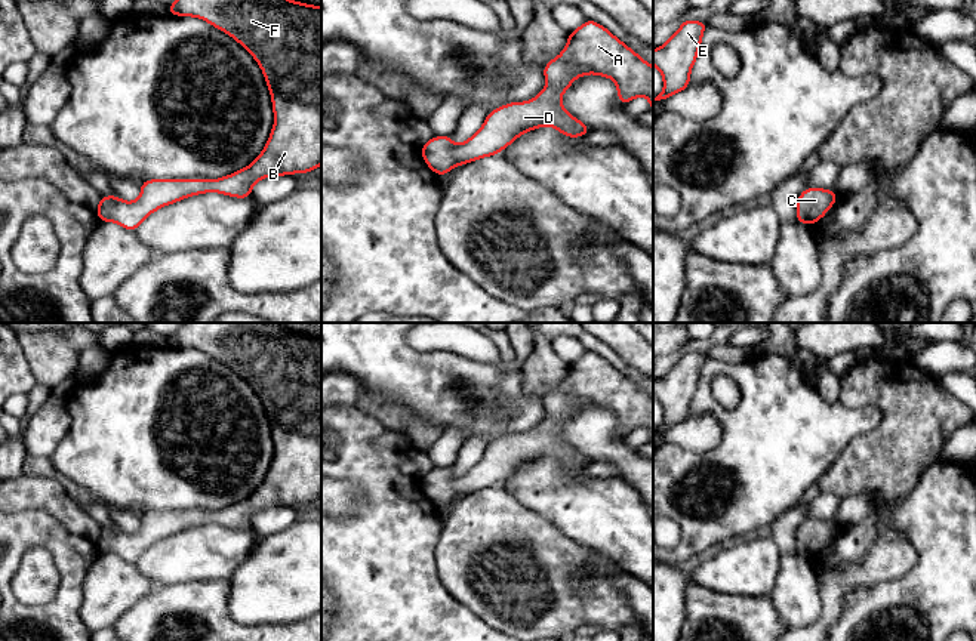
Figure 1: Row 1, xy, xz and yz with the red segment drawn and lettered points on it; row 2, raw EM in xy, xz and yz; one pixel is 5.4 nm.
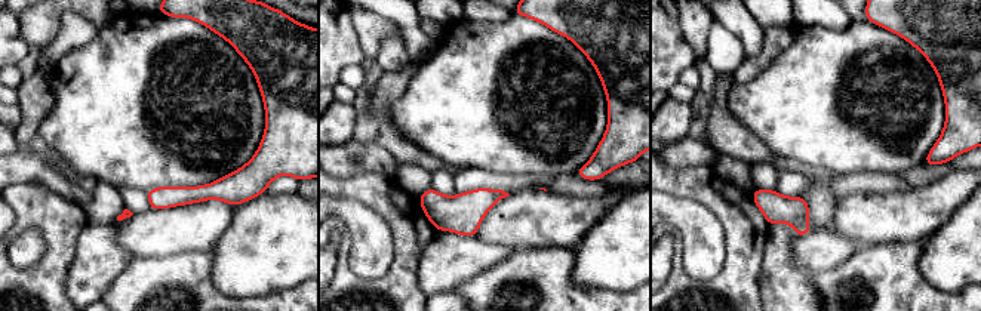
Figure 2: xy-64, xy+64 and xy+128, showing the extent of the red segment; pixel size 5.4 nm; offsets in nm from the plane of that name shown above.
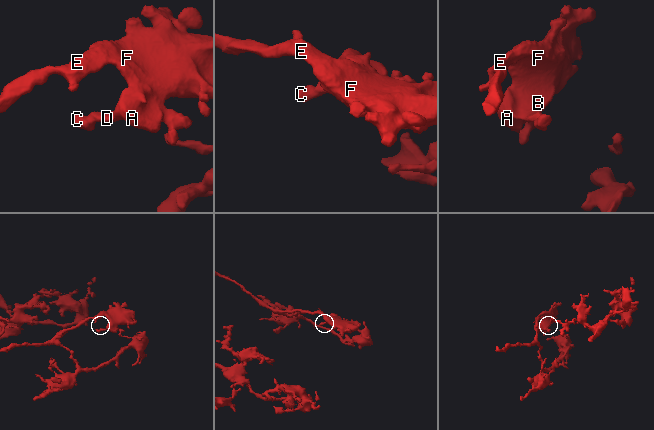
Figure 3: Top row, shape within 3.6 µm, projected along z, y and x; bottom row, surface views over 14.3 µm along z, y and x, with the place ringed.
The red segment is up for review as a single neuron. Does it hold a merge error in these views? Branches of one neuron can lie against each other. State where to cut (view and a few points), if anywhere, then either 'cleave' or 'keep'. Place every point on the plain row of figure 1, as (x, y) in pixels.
no cut; keep

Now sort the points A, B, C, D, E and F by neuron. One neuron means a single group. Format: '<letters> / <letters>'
A B C D E F

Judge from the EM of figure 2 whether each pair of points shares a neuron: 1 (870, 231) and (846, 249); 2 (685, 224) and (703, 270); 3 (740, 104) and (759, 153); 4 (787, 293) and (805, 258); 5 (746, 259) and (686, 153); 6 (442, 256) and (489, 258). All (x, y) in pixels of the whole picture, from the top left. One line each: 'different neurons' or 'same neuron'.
1: different neurons
2: same neuron
3: different neurons
4: different neurons
5: different neurons
6: same neuron

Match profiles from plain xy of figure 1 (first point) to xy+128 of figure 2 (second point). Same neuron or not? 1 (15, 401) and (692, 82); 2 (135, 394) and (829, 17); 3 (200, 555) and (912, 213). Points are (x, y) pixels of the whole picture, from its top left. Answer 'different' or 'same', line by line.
1: same
2: different
3: same

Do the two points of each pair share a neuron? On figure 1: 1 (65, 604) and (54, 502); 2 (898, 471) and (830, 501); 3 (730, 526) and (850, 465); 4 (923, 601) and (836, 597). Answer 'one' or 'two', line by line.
1: two
2: two
3: two
4: two

